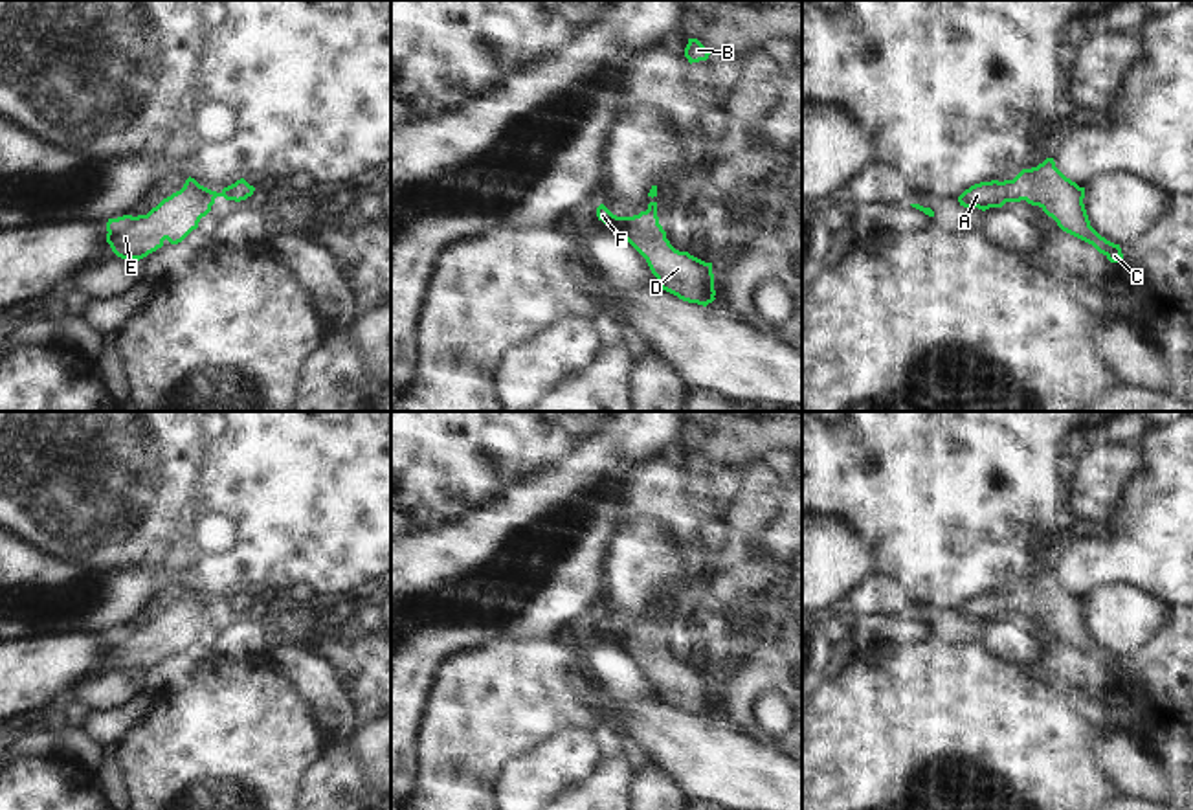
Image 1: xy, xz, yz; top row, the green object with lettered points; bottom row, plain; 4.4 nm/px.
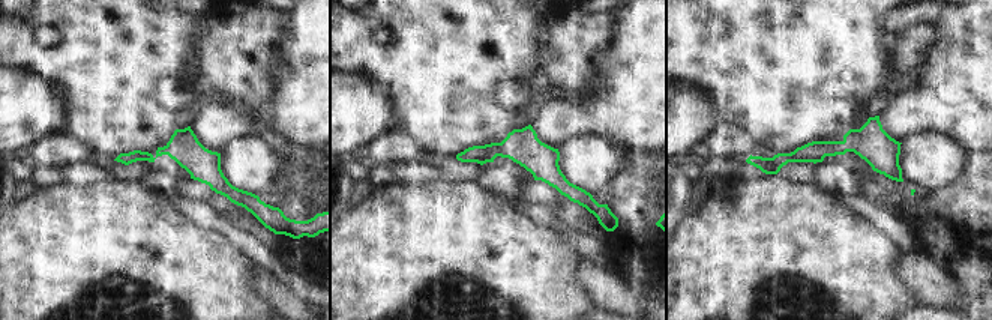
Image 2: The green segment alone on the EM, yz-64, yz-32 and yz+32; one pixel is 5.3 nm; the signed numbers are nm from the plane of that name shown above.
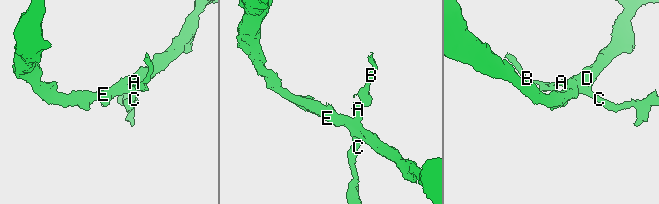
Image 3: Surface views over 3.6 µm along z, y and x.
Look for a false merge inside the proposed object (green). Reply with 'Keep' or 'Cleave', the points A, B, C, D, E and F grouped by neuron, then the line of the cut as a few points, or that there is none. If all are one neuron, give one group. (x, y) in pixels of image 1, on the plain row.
Keep. Groups: A B C D E F. No split.

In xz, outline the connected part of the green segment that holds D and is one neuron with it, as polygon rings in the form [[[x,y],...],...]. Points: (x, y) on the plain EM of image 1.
[[[652,612],[646,623],[633,628],[617,628],[600,615],[596,628],[646,670],[663,702],[703,718],[716,711],[712,674],[670,656],[659,636],[657,613]]]

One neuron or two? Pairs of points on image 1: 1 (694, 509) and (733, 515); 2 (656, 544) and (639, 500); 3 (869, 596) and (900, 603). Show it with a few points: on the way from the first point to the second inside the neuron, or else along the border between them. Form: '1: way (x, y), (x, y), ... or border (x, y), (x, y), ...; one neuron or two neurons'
1: border (744, 491), (724, 511), (720, 524); two neurons
2: border (619, 528), (639, 515), (657, 515), (681, 537); two neurons
3: way (876, 596), (885, 596), (892, 601); one neuron

